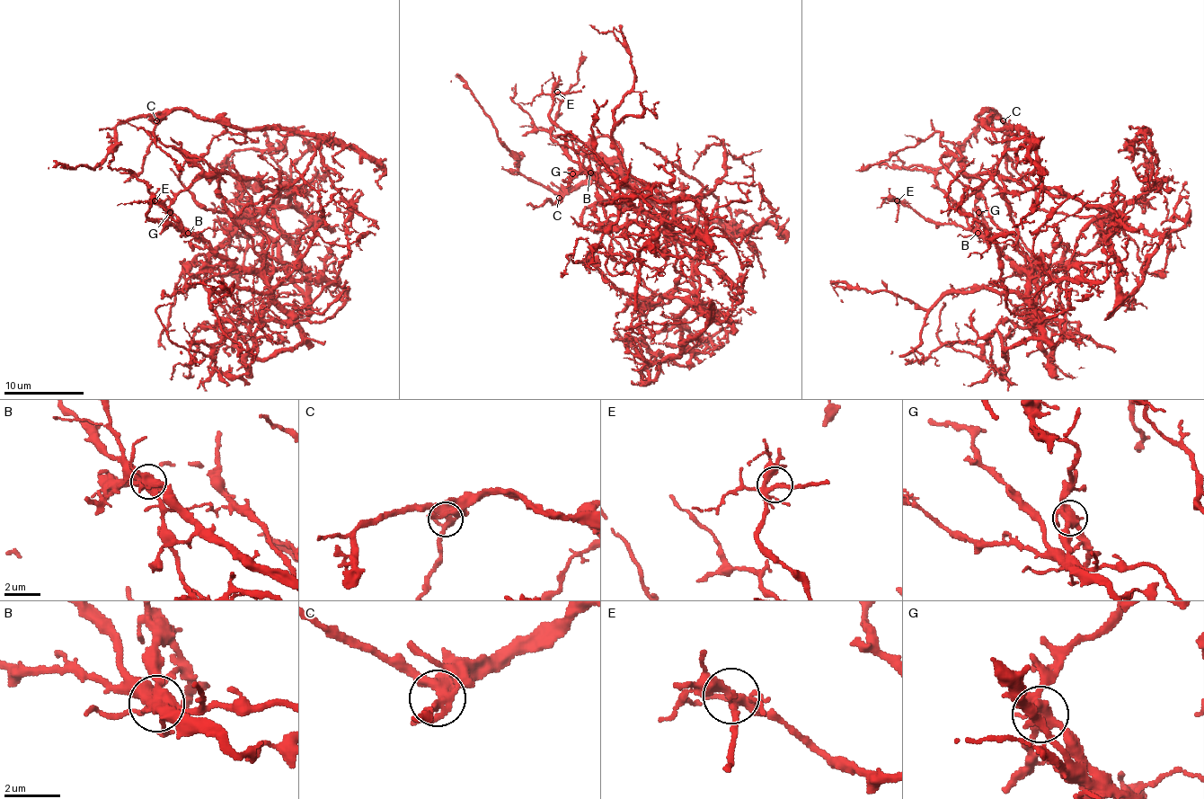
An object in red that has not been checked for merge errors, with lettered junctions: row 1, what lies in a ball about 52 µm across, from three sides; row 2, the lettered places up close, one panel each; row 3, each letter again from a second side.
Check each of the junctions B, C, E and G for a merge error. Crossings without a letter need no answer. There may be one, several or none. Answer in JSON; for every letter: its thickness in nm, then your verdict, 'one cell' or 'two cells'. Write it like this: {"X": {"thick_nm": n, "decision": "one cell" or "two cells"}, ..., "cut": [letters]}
{"B": {"thick_nm": 440, "decision": "two cells"}, "C": {"thick_nm": 320, "decision": "one cell"}, "E": {"thick_nm": 260, "decision": "one cell"}, "G": {"thick_nm": 440, "decision": "two cells"}, "cut": ["B", "G"]}

